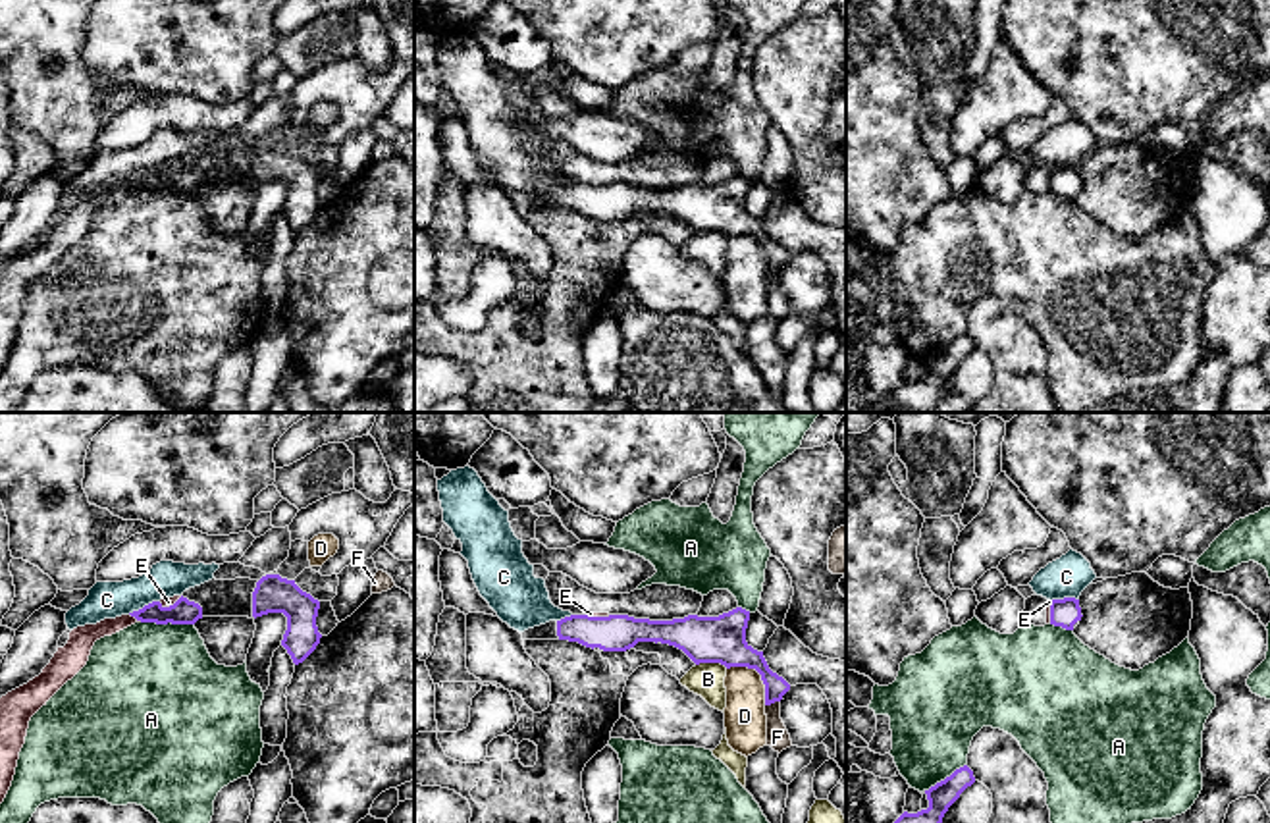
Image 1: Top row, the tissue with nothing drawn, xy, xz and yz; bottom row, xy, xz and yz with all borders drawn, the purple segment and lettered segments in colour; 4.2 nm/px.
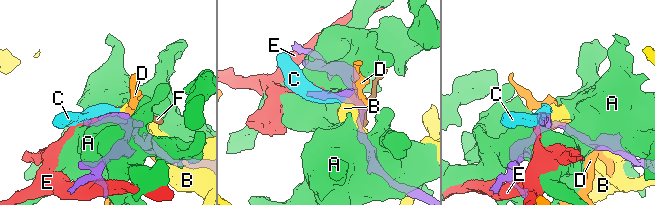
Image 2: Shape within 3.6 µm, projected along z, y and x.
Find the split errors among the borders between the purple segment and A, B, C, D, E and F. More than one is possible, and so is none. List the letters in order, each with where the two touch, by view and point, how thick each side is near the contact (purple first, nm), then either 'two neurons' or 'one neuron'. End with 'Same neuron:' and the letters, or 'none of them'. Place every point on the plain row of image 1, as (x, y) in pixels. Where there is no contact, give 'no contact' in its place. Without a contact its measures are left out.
A: contact xy (168, 189); calibres 110 and 460 nm; two neurons
B: contact xz (712, 230); calibres 190 and 140 nm; two neurons
C: contact xy (145, 174); calibres 110 and 160 nm; two neurons
D: contact xz (758, 239); calibres 190 and 180 nm; two neurons
E: contact xy (135, 185); calibres 110 and 110 nm; two neurons
F: contact xz (771, 270); calibres 110 and 100 nm; two neurons
Same neuron: none of them

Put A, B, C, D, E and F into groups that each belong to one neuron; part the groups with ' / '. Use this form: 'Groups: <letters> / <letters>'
Groups: A / B C / D / E / F

